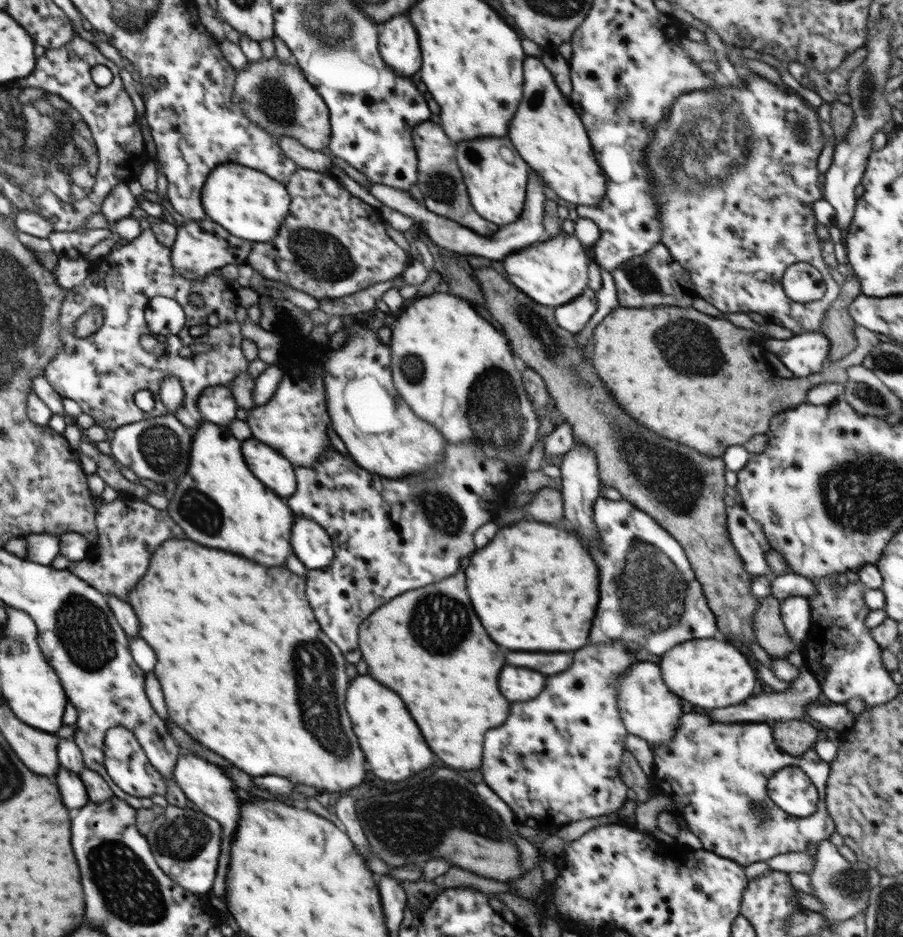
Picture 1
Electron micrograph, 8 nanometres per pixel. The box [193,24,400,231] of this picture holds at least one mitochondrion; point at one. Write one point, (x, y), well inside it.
(276, 102)

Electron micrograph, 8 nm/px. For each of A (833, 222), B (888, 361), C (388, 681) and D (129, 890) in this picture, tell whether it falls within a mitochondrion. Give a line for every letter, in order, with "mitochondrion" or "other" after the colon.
A: other
B: mitochondrion
C: other
D: mitochondrion

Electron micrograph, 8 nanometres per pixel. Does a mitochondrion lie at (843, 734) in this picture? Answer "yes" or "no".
no

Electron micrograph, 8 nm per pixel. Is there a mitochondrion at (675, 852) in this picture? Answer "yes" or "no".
no

